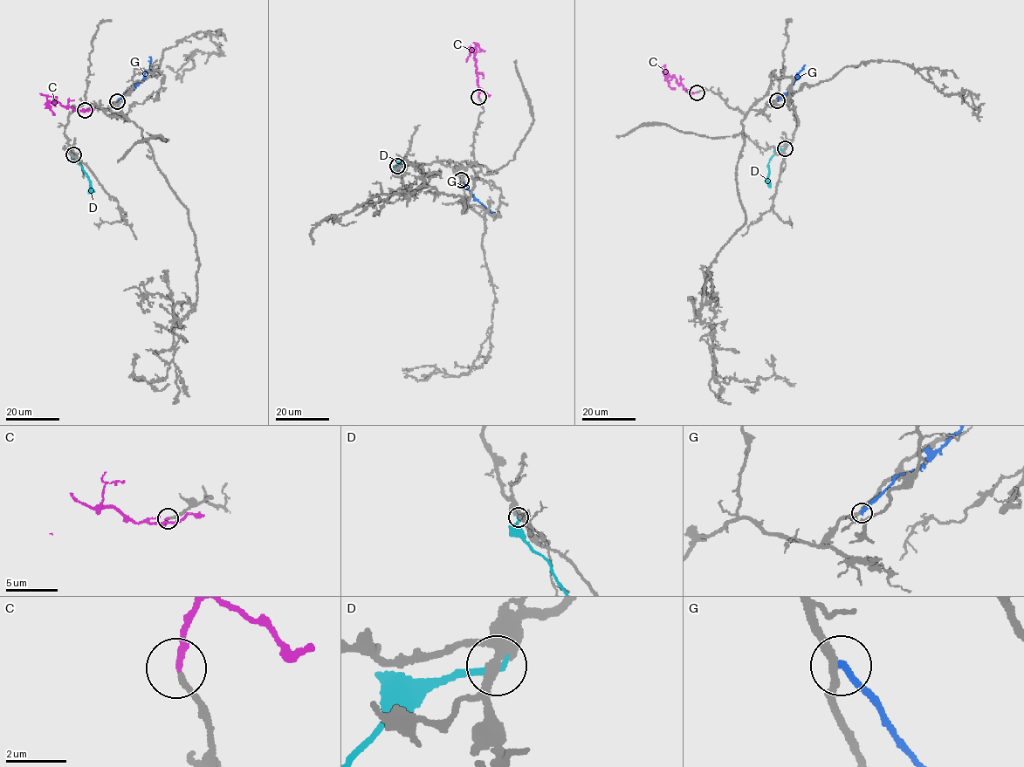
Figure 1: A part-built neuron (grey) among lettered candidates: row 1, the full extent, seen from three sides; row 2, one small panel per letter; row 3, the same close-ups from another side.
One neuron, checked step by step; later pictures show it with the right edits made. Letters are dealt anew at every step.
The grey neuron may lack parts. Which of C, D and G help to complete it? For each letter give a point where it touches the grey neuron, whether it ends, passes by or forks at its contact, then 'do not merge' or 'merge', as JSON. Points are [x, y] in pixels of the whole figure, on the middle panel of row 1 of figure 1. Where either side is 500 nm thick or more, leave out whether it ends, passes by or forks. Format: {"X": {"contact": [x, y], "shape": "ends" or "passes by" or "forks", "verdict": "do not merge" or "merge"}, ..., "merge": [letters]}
{"C": {"contact": [478, 97], "shape": "ends", "verdict": "merge"}, "D": {"contact": [397, 166], "shape": "ends", "verdict": "do not merge"}, "G": {"contact": [461, 180], "shape": "ends", "verdict": "do not merge"}, "merge": ["C"]}

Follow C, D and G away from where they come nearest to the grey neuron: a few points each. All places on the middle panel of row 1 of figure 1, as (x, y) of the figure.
C: (478, 97), (479, 90), (471, 50), (466, 62)
D: (396, 166), (398, 160), (403, 160), (398, 171)
G: (461, 180), (472, 196), (493, 216)

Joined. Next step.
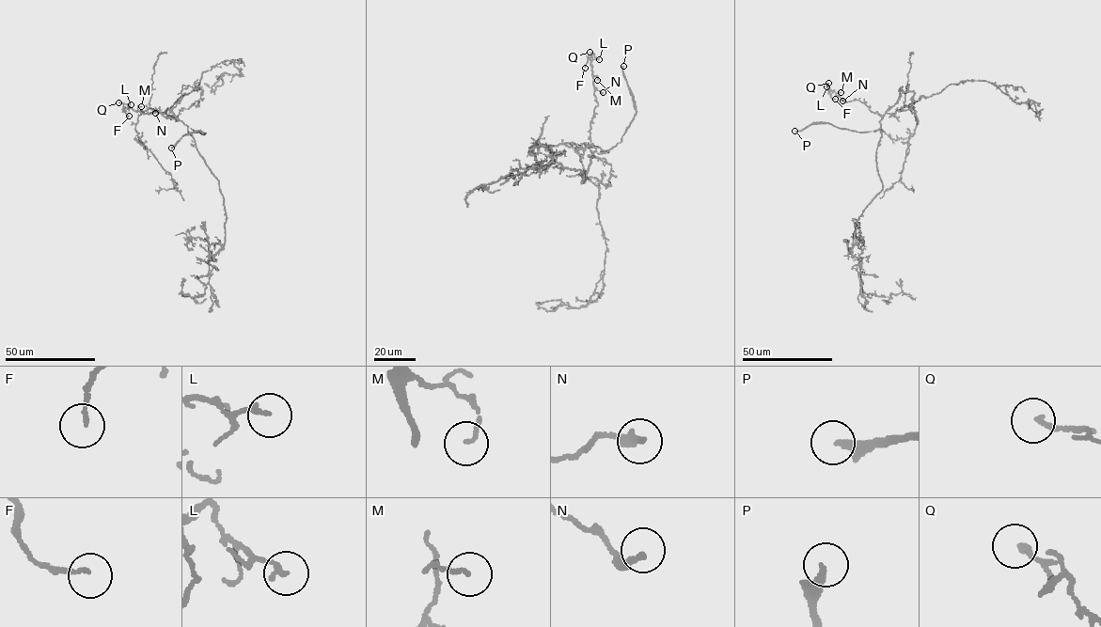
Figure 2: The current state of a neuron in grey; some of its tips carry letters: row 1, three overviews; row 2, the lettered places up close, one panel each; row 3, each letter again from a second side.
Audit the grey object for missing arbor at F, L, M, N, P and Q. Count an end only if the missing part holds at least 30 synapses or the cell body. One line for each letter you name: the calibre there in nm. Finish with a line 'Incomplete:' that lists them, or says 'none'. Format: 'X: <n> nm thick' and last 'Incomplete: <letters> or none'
P: 300 nm thick
Incomplete: P

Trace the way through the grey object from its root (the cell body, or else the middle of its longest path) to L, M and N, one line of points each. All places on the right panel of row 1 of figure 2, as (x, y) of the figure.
L: (881, 133), (881, 117), (858, 100), (842, 101), (826, 86)
M: (881, 133), (881, 117), (858, 100), (842, 101), (839, 96), (841, 92)
N: (881, 133), (881, 117), (858, 100), (842, 101)

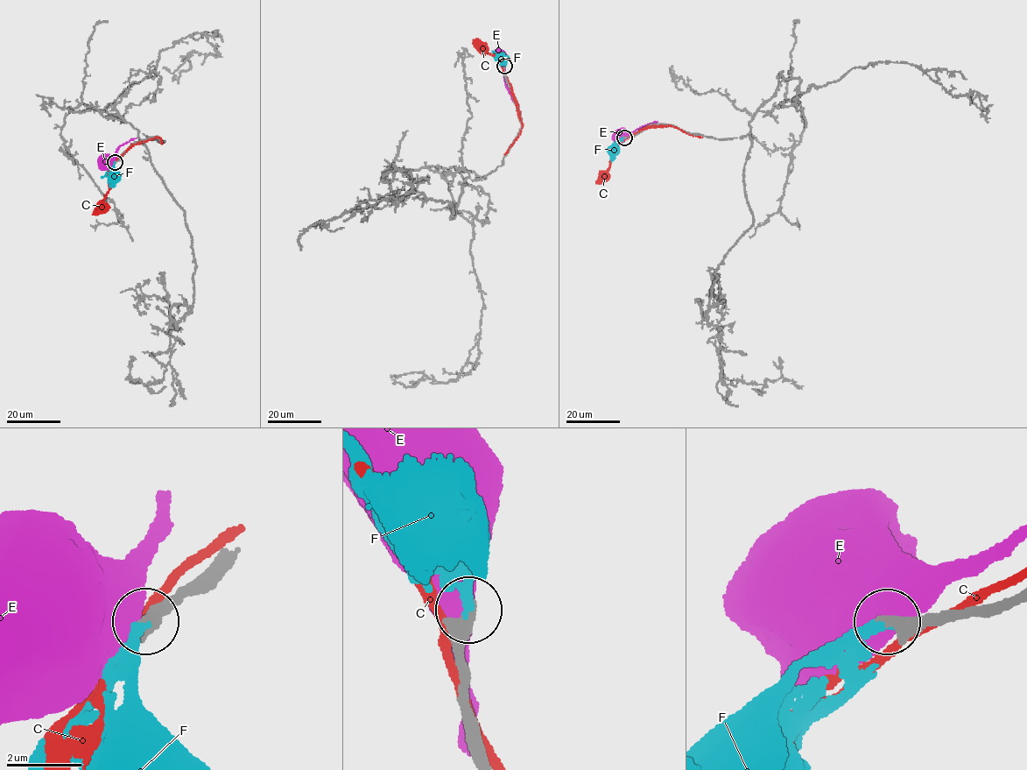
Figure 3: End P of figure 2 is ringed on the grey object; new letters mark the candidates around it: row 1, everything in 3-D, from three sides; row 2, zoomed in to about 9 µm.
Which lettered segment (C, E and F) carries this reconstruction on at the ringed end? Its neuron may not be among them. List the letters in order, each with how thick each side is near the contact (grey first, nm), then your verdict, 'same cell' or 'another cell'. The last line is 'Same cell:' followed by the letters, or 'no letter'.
C: 460/200 nm | another cell
E: 440/700 nm | another cell
F: 420/240 nm | same cell
Same cell: F

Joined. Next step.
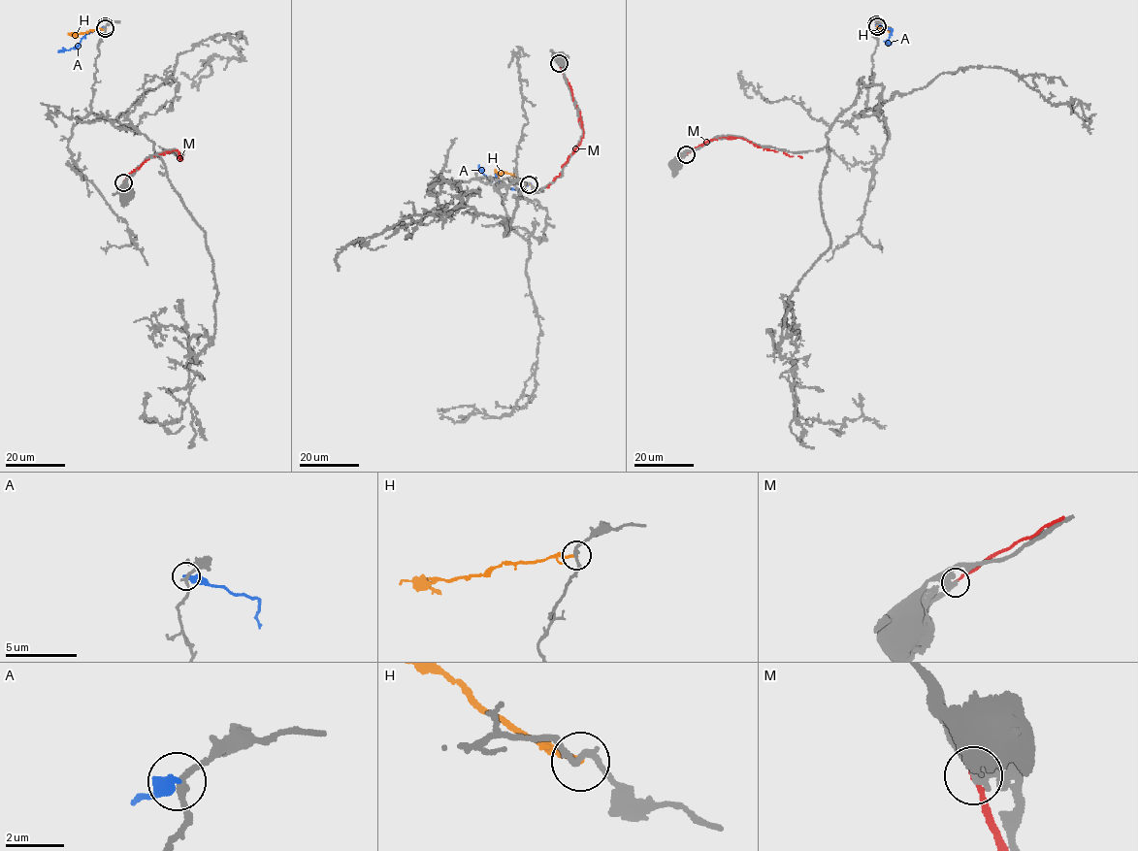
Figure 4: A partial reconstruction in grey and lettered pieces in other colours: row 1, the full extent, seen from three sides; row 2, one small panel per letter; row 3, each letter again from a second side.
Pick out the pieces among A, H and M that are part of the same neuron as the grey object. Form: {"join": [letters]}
{"join": []}

